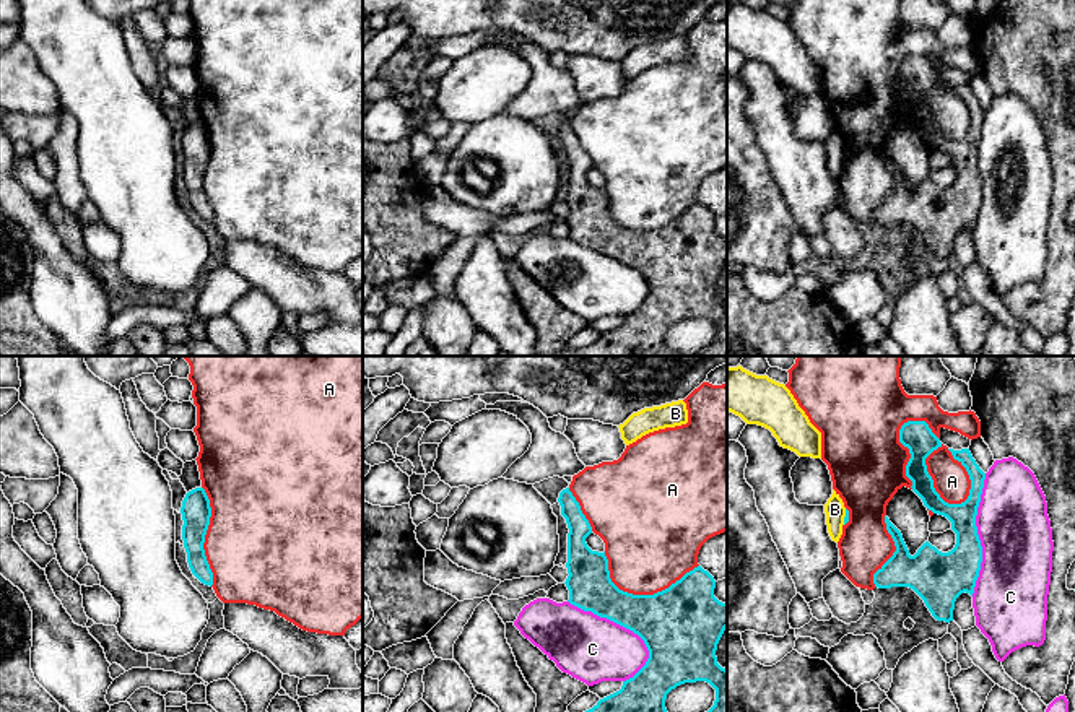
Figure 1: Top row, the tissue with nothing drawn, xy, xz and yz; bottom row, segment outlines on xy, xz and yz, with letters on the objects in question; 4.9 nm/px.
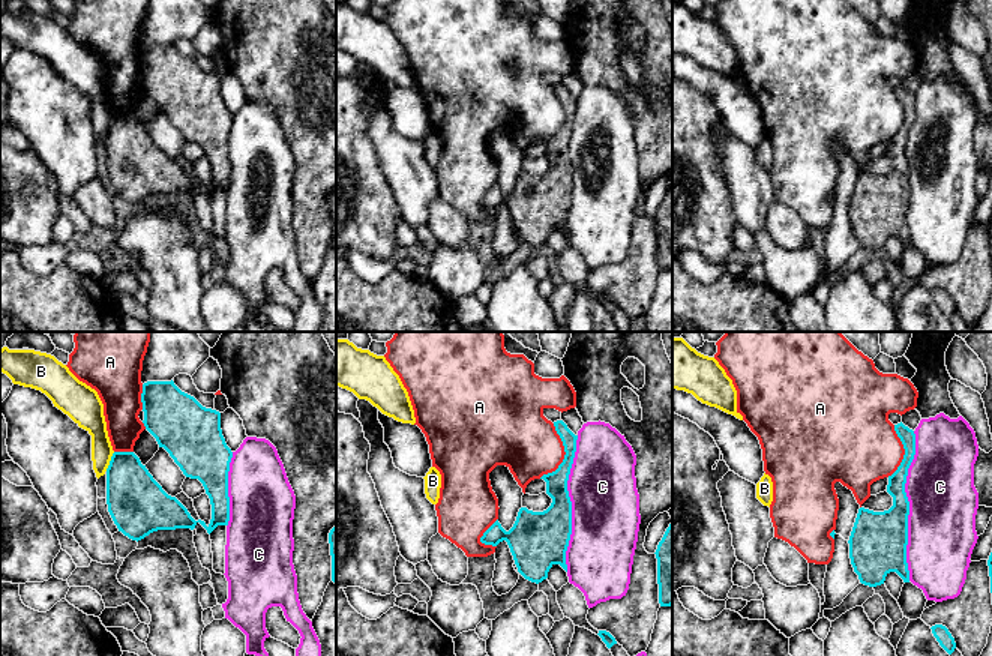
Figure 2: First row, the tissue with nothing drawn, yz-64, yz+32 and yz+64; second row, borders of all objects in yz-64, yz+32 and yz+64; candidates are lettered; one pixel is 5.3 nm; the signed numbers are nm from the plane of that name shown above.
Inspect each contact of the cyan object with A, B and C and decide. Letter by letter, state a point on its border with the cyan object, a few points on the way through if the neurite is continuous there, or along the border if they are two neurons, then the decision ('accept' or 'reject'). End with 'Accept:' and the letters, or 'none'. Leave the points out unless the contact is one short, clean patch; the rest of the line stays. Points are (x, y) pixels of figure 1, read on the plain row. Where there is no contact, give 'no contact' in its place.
A: meets cyan in yz at (932, 116); reject
B: meets cyan in yz at (844, 153); border along yz (846, 145), (843, 160); reject
C: meets cyan in yz at (978, 171); reject
Accept: none

